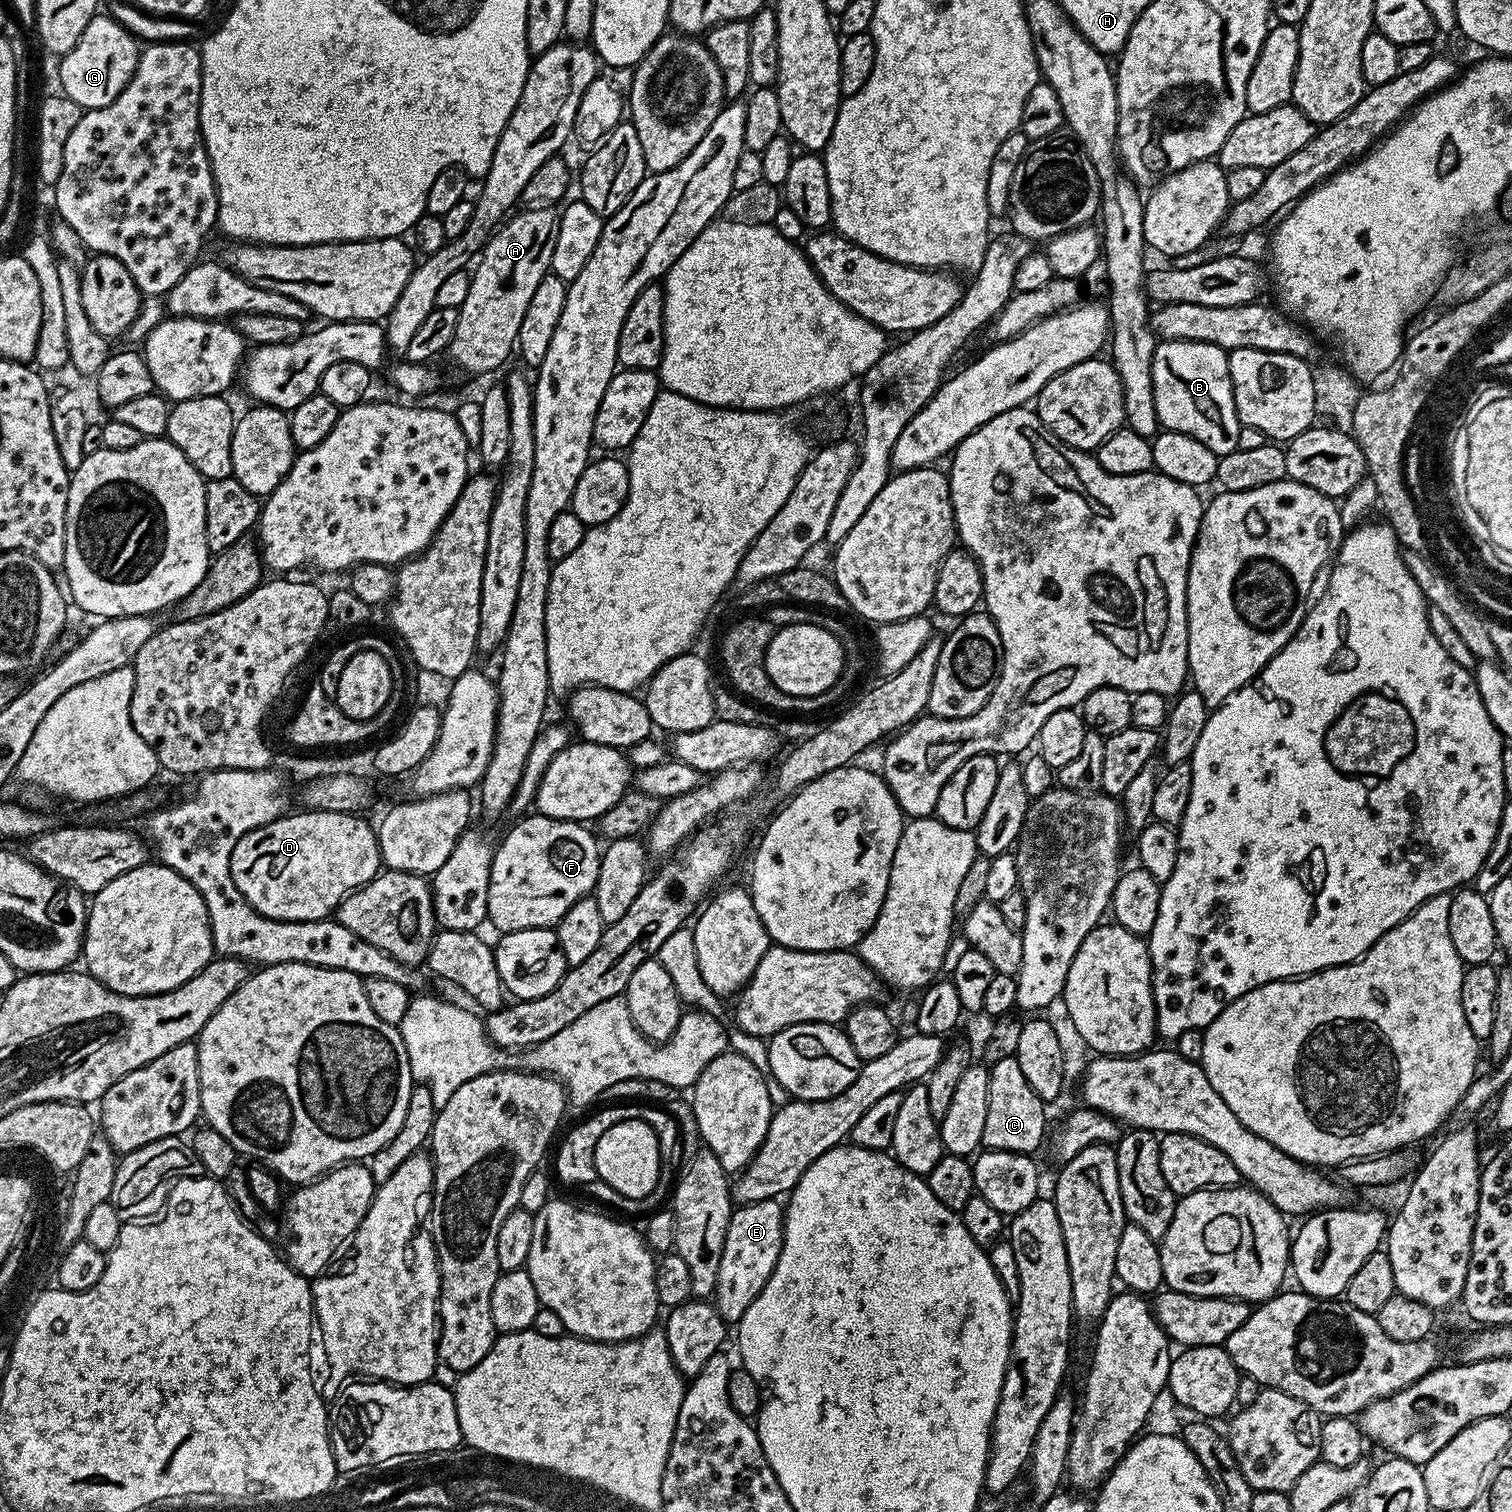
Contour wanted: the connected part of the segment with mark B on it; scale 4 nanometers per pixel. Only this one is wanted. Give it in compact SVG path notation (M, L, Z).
M1161 339L1154 350L1152 359L1152 385L1154 406L1160 419L1160 428L1170 432L1181 432L1206 446L1217 458L1230 454L1239 446L1242 425L1236 407L1230 382L1228 352L1206 342Z

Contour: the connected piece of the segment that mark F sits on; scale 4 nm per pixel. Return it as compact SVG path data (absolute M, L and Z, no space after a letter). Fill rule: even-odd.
M528 814L517 820L520 821L505 834L501 844L495 845L492 853L488 920L500 934L527 928L552 928L564 917L566 910L570 910L574 902L585 899L598 882L602 848L601 845L596 845L597 837L592 837L584 829L587 827L583 823L575 820L555 820L539 814Z

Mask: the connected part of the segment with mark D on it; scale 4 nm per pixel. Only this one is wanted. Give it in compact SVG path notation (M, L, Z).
M299 810L291 816L285 814L279 816L274 822L270 822L266 826L258 826L254 830L250 830L243 838L234 846L234 854L230 858L230 874L234 878L234 886L238 886L238 890L242 890L242 898L246 898L246 902L250 902L250 906L254 906L254 910L258 910L258 914L262 914L271 920L281 920L282 922L314 922L315 920L329 919L335 913L336 908L348 895L354 890L358 890L363 884L368 884L374 877L379 876L382 871L382 861L380 858L380 841L378 832L375 827L372 828L363 820L364 816L353 814L350 812L323 812L313 810Z

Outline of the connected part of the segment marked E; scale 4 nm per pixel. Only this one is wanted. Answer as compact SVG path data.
M779 1199L741 1204L733 1211L726 1230L726 1246L722 1246L722 1262L718 1264L718 1282L714 1293L714 1307L726 1322L738 1322L750 1302L766 1286L784 1241L784 1209Z

